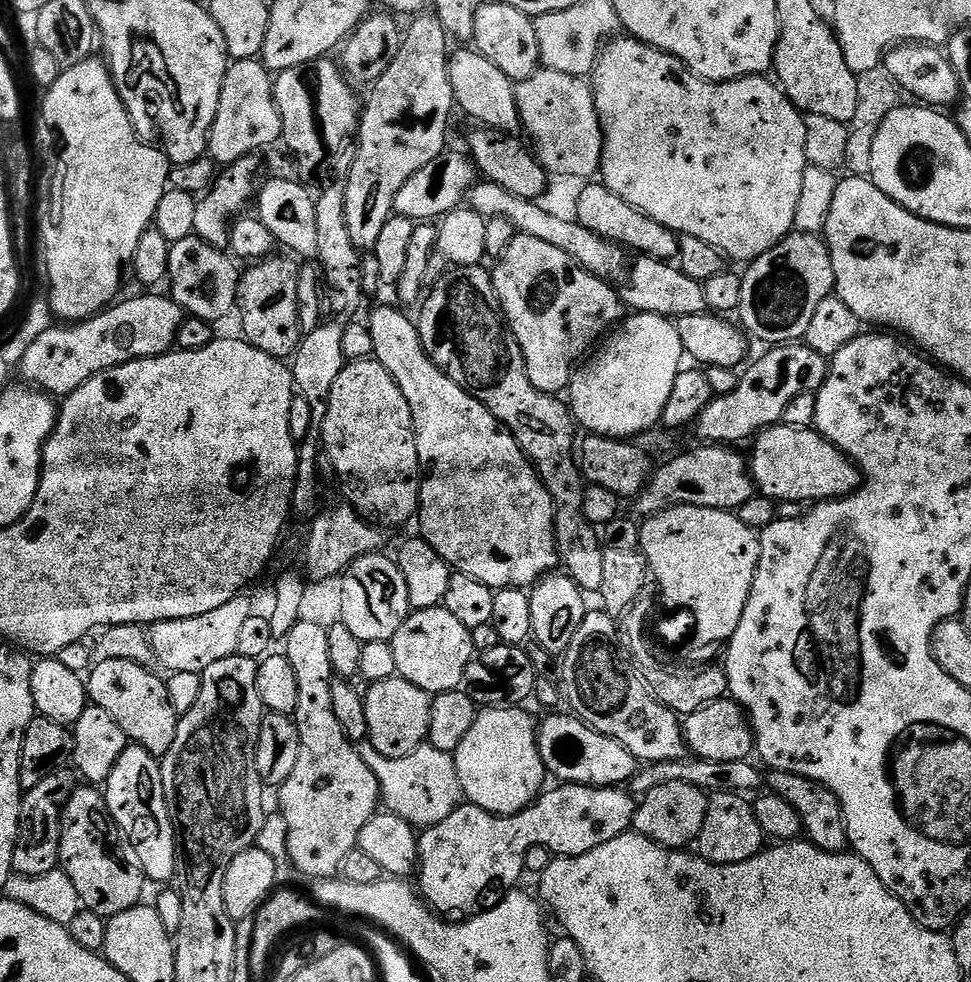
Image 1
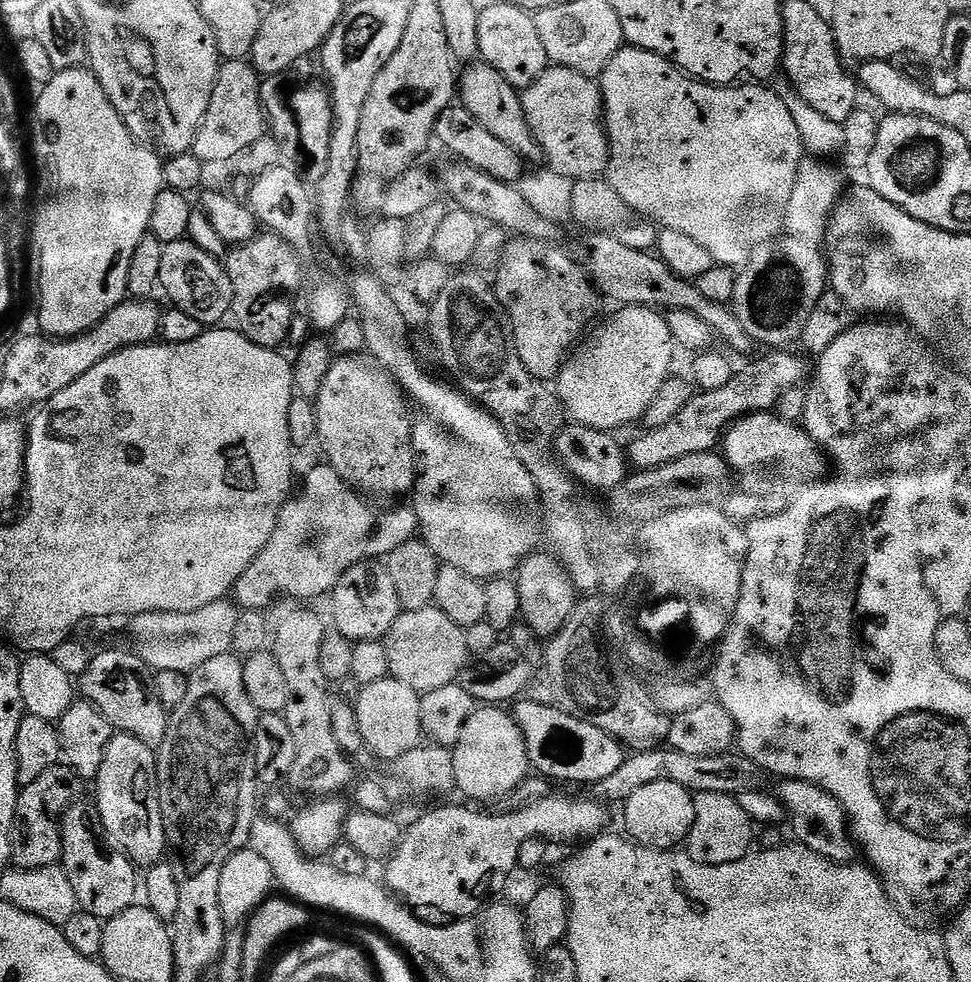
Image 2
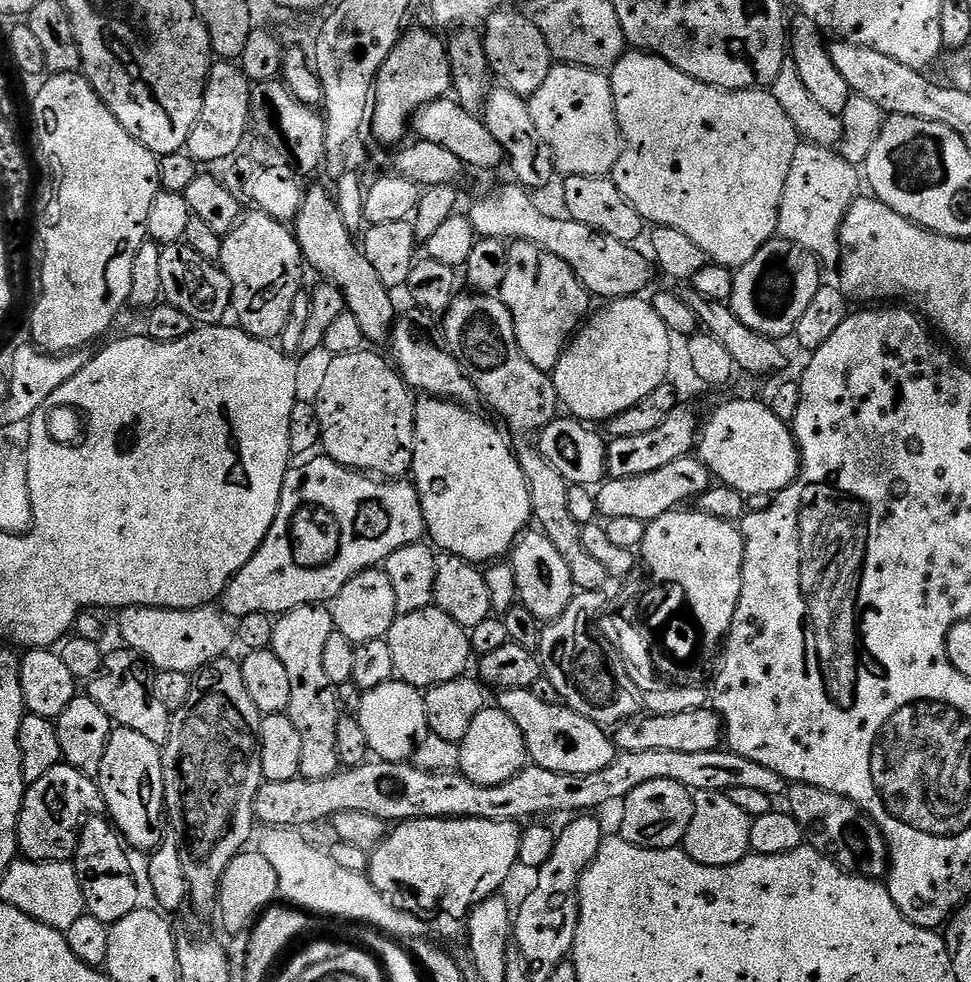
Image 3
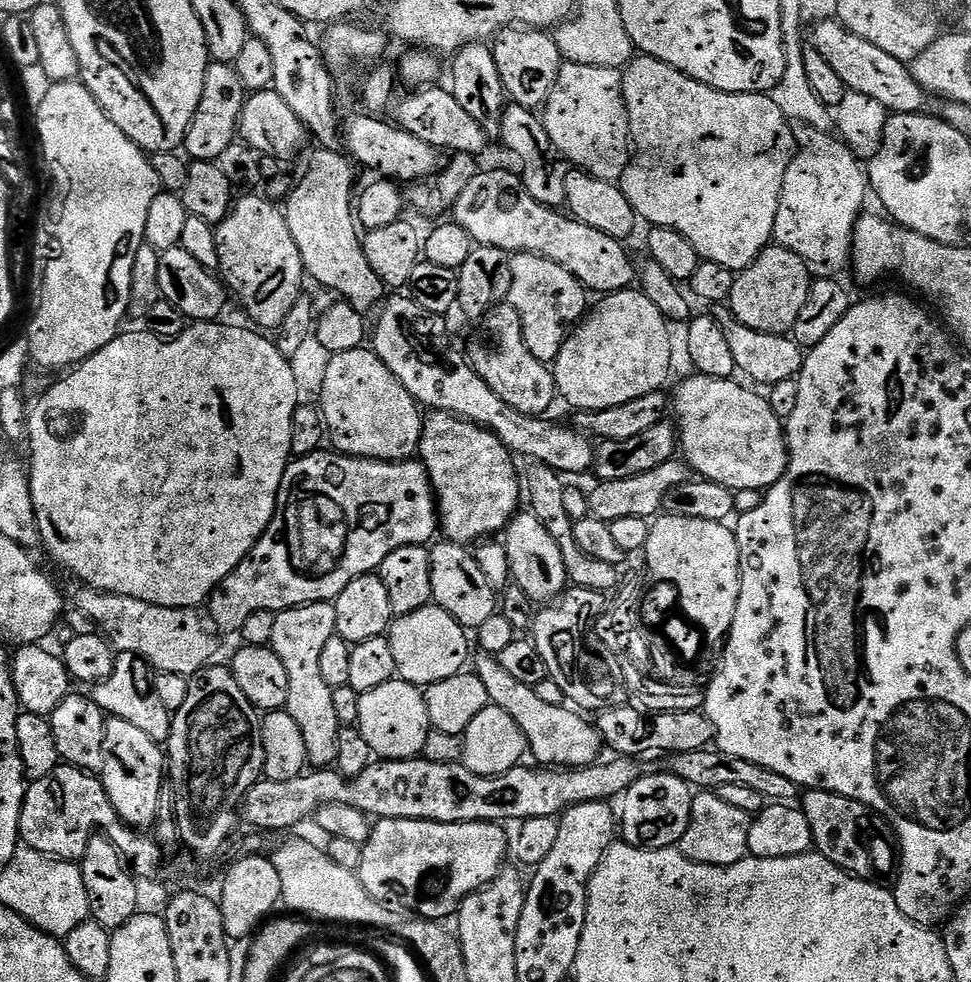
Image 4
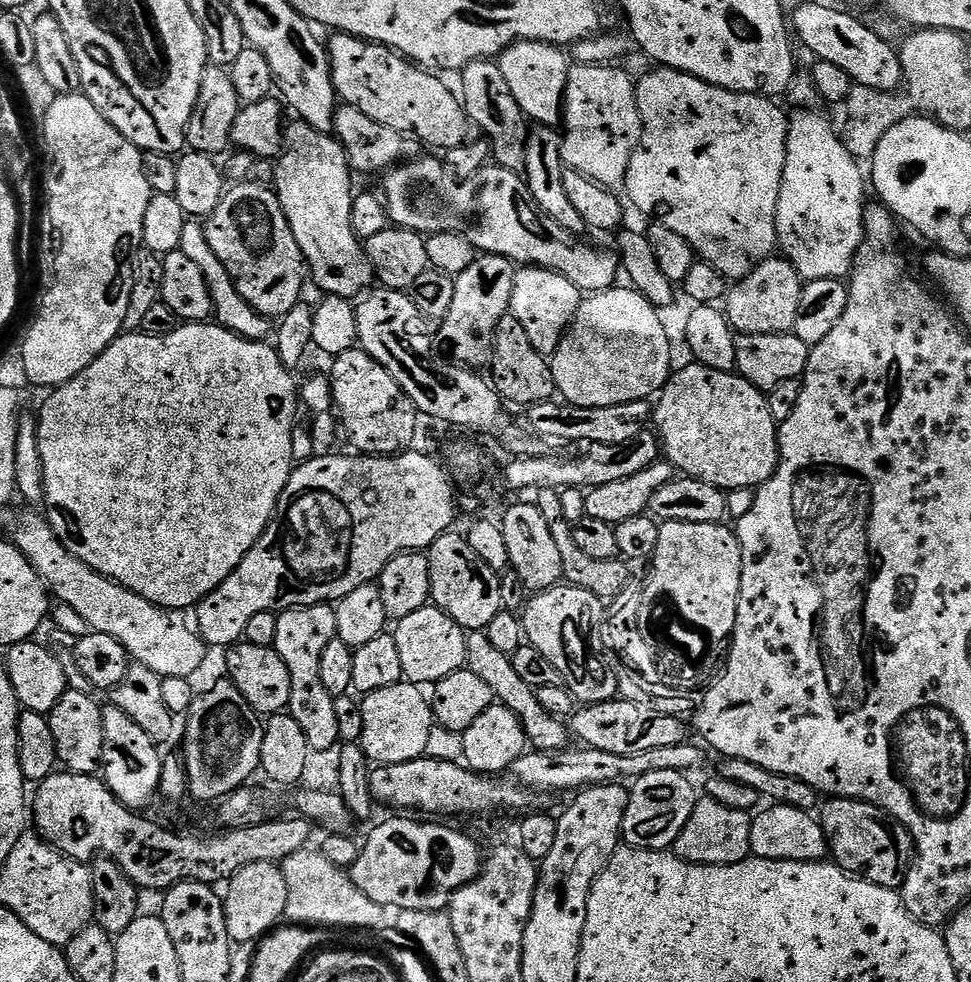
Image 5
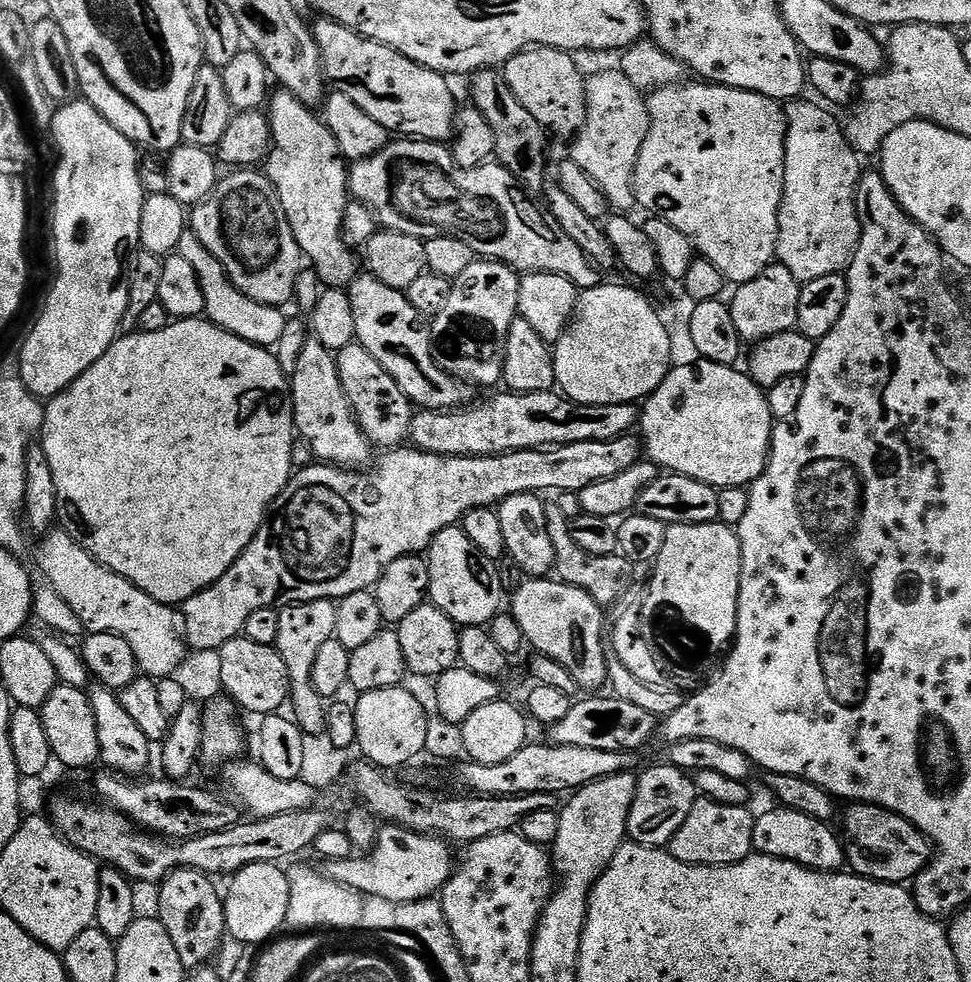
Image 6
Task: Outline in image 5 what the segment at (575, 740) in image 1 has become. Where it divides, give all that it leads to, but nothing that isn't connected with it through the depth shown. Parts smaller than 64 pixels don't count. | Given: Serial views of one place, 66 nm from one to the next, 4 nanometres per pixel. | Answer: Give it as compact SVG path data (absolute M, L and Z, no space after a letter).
M485 631L483 632L471 632L467 635L467 658L465 665L467 671L470 671L479 676L479 678L490 688L493 697L505 708L509 709L520 719L520 724L524 728L524 732L527 734L531 745L537 751L559 751L563 749L567 744L566 740L570 738L570 734L567 725L557 717L549 715L545 708L538 702L535 691L526 686L526 682L522 681L522 678L518 677L515 673L511 657L502 654L500 650L495 649L491 645L488 635Z

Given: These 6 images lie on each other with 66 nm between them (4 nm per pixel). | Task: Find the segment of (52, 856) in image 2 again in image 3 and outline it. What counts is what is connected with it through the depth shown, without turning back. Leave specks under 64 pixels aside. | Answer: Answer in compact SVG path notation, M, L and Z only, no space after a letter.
M55 764L38 778L38 782L27 785L16 827L19 855L25 860L38 860L41 864L71 861L76 855L84 821L104 811L100 785L93 777L69 764Z

